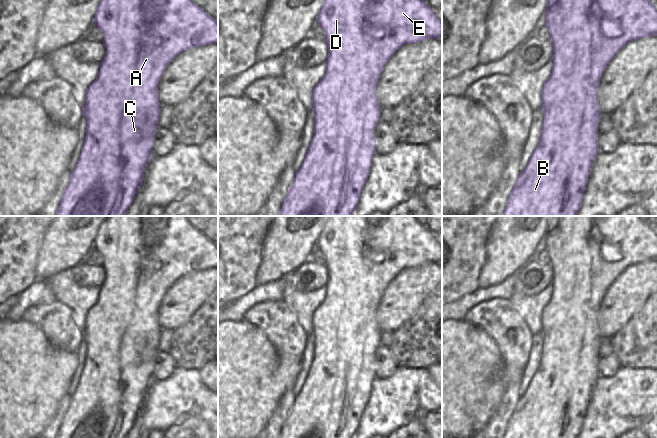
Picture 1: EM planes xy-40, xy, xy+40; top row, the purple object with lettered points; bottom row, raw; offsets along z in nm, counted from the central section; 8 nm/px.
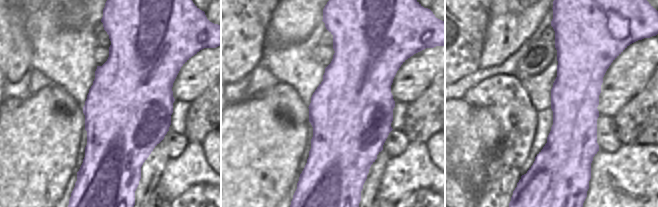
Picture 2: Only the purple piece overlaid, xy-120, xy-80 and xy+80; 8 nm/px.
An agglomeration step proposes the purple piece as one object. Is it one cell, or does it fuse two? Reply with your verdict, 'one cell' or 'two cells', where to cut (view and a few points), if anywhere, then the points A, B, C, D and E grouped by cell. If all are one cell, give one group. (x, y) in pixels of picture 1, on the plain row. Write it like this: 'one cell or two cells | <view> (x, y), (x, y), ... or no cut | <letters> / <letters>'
one cell | no cut | A B C D E

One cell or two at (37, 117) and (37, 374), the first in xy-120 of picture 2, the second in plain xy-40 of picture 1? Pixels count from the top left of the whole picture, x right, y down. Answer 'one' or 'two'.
one

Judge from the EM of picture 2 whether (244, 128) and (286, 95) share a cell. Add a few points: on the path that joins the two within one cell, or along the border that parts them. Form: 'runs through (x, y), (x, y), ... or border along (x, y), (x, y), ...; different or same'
border along (259, 95), (264, 97), (282, 115), (290, 120); different

